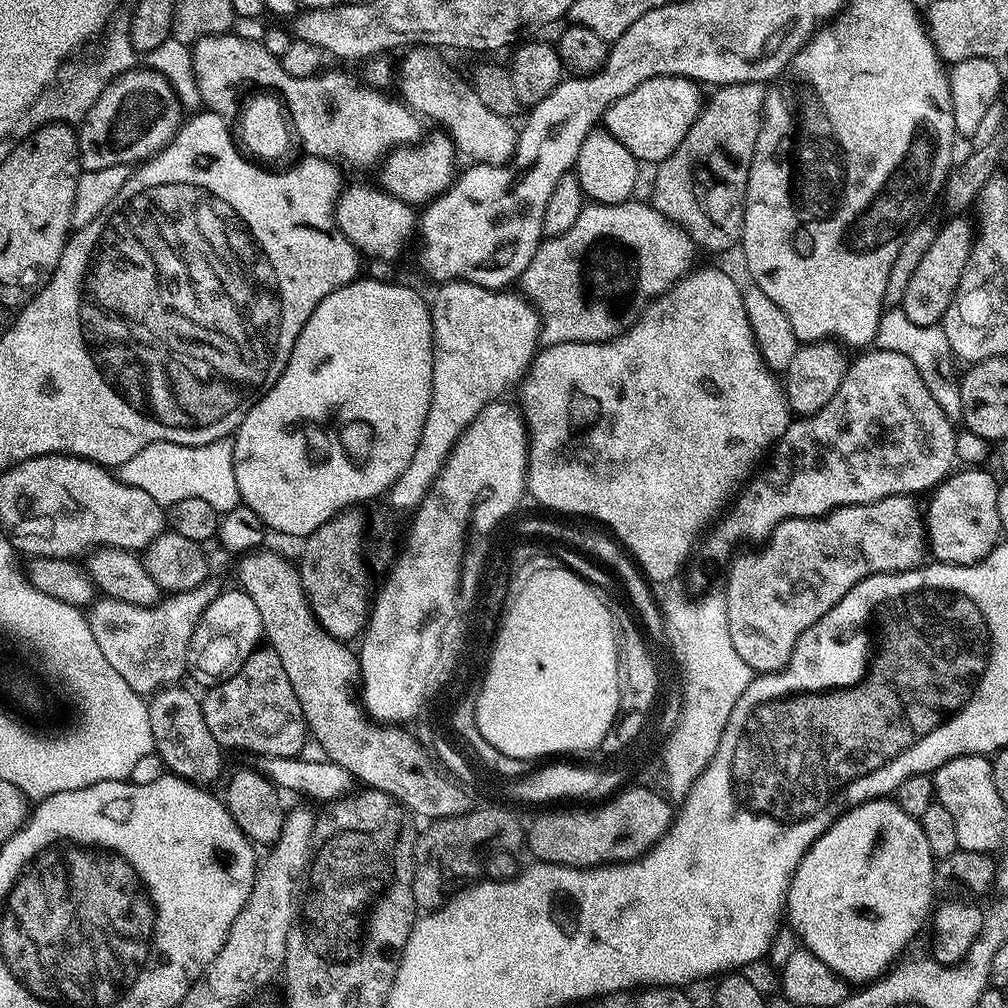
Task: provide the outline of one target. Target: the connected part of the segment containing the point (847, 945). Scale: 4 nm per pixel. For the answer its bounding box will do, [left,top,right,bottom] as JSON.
[786,798,934,986]

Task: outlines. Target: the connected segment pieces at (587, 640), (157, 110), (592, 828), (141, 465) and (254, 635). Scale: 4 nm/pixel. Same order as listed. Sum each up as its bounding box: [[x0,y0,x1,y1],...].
[[476,572,620,761],[79,66,182,172],[528,786,674,868],[118,438,240,514],[187,590,262,686]]

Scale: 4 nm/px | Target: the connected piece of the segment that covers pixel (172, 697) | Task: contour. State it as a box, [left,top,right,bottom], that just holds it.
[147,686,222,786]

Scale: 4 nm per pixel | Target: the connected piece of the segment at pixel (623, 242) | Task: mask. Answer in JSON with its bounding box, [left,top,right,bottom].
[518,198,661,345]

